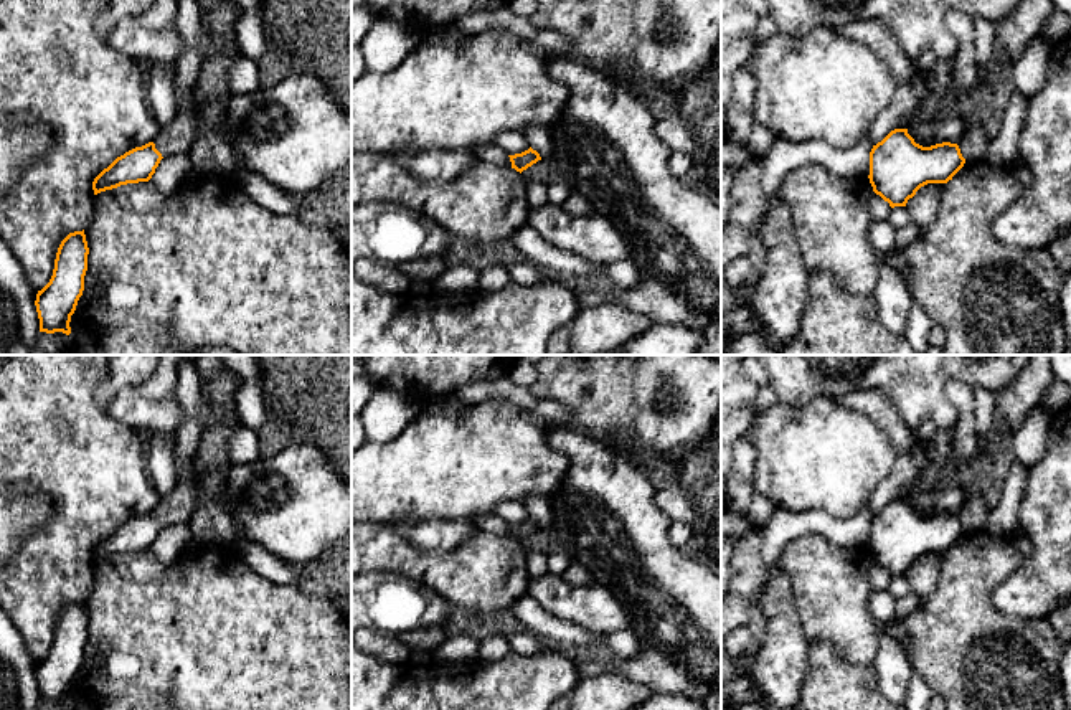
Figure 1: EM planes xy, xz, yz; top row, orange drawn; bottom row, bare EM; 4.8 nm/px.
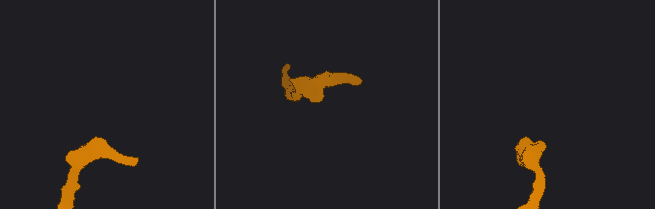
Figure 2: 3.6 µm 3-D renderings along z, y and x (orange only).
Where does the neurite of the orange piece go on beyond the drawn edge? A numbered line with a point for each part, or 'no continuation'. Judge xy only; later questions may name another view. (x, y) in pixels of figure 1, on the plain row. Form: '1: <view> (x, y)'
1: xy (177, 507)

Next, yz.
no continuation

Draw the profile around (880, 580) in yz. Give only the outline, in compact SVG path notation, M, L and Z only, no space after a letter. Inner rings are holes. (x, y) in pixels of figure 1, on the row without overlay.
M873 561L870 568L870 581L871 581L873 591L886 591L891 583L891 576L888 571L885 571L880 565Z

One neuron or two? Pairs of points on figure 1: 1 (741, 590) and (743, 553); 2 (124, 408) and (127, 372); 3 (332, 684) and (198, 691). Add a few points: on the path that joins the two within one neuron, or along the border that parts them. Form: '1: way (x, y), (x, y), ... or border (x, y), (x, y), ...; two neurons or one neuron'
1: way (743, 582), (743, 562); one neuron
2: border (141, 383), (124, 387), (106, 408); two neurons
3: way (299, 684), (231, 684); one neuron

